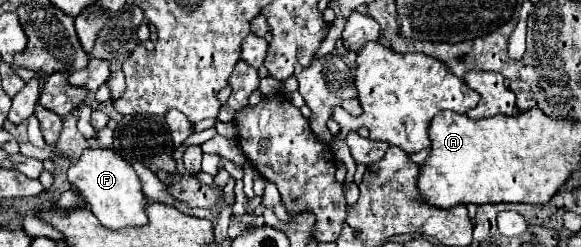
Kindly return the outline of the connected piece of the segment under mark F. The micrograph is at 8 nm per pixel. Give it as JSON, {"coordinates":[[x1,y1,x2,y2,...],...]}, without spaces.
{"coordinates":[[98,148,98,150,84,150,82,156,74,166,68,170,70,184,82,192,88,200,90,210,110,230,120,230,126,226,144,226,148,222,148,216,144,212,146,208,146,196,142,192,142,184,134,172,134,168,120,158,114,150]]}

